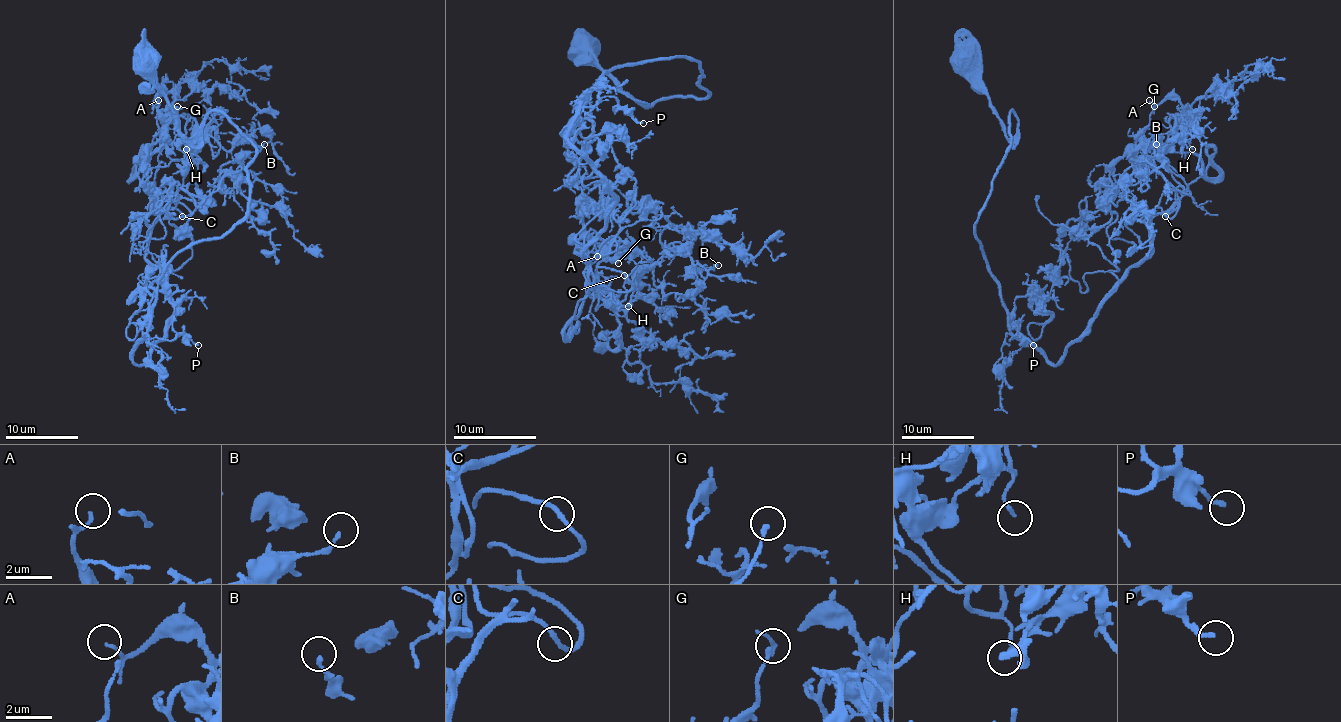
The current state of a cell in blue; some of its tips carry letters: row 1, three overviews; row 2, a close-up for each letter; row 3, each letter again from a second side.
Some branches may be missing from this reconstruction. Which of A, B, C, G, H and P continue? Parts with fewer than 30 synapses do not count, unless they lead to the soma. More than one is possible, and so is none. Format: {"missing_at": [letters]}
{"missing_at": []}

